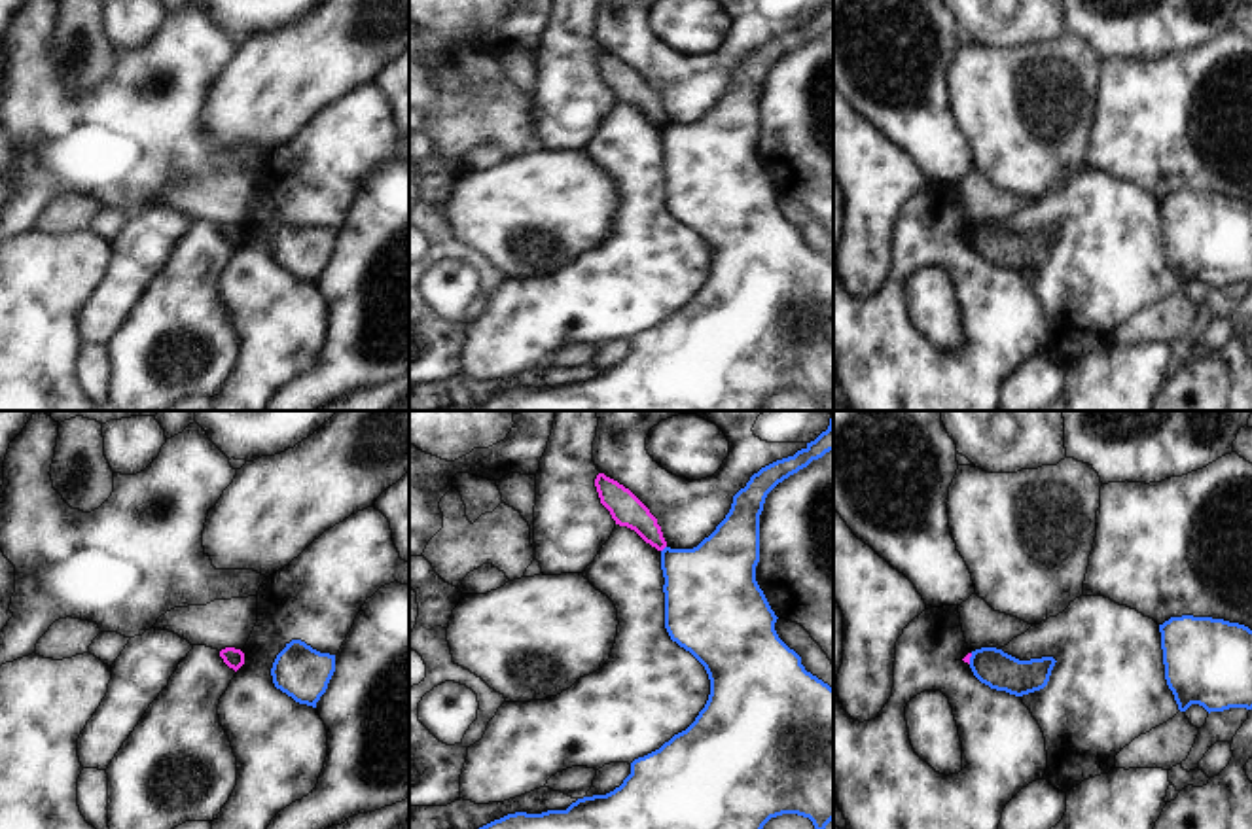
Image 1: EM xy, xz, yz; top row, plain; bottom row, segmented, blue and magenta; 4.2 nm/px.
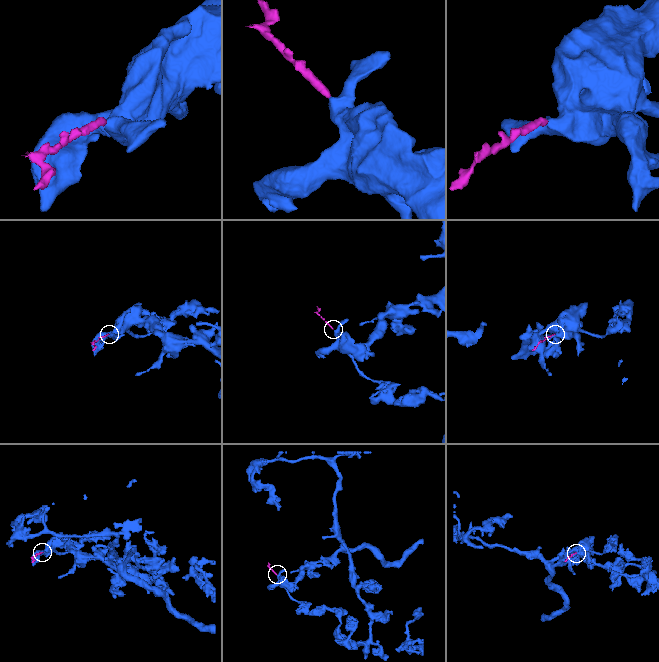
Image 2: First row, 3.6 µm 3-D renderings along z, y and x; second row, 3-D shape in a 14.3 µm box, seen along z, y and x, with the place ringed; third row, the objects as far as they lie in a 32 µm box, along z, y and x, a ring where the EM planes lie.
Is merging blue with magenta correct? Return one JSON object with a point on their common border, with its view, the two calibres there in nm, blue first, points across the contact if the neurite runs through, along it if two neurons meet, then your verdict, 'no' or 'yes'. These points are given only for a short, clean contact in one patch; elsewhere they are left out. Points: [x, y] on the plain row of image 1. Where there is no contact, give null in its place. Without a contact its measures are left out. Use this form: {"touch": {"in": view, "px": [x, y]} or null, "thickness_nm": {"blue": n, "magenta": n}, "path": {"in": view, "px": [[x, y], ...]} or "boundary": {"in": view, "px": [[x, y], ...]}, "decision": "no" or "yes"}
{"touch": {"in": "xz", "px": [663, 125]}, "thickness_nm": {"blue": 360, "magenta": 140}, "boundary": {"in": "xz", "px": [[665, 122], [661, 127]]}, "decision": "no"}

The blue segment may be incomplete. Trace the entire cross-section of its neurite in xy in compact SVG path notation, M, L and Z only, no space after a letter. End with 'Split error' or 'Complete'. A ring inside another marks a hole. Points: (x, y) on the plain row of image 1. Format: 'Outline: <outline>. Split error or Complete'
Outline: M292 216L277 231L271 252L277 265L299 280L316 284L335 248L335 231L320 229L301 216Z. Complete.

